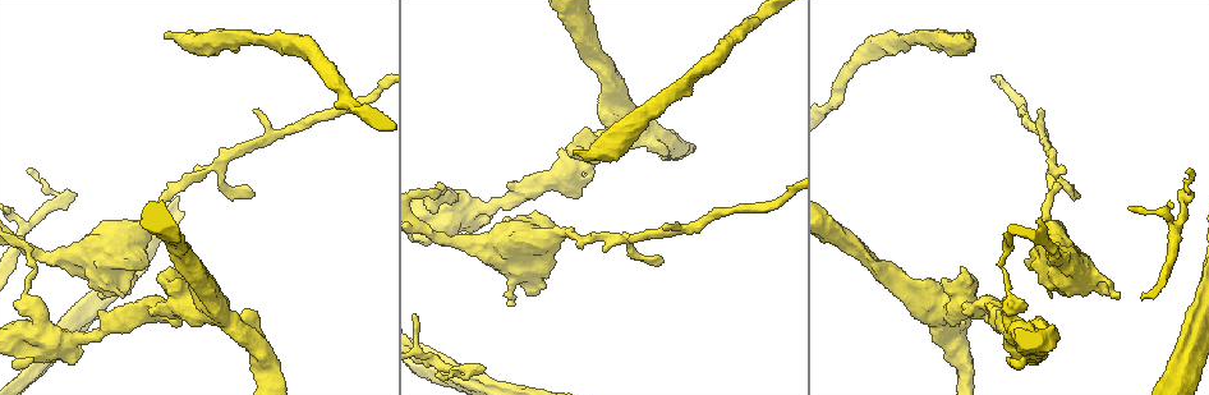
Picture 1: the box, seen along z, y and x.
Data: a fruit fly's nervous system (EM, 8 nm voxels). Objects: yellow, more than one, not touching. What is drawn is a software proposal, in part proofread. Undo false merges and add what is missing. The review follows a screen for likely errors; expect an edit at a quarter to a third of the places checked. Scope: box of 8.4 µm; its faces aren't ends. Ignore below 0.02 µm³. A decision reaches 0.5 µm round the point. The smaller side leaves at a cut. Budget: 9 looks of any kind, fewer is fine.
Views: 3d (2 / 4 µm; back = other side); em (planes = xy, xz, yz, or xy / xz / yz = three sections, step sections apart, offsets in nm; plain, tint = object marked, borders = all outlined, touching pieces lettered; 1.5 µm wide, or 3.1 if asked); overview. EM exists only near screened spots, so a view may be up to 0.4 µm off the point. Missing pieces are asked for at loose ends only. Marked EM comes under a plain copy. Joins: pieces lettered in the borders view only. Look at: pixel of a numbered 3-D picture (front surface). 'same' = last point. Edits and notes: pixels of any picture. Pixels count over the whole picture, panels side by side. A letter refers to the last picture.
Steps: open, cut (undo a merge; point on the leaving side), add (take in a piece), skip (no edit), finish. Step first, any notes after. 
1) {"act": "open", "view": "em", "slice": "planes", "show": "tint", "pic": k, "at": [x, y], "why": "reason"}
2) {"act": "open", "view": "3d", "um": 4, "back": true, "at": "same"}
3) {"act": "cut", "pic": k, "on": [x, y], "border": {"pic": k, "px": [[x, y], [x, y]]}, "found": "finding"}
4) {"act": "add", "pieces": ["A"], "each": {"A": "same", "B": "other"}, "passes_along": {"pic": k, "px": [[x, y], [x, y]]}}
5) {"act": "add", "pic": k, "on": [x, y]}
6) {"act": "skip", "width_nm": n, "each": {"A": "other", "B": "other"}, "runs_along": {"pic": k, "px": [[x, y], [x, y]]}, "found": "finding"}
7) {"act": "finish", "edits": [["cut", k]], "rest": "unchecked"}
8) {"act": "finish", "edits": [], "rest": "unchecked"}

{"act": "open", "view": "em", "slice": "yz", "step": 4, "show": "tint", "pic": 1, "at": [966, 35], "why": "branch stops here"}

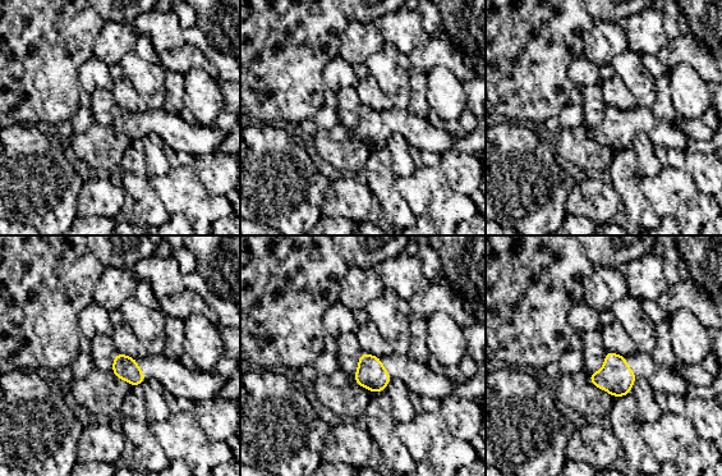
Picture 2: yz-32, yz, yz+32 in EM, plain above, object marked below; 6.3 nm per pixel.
{"act": "open", "view": "em", "slice": "planes", "show": "tint", "at": "same", "why": "cut it another way"}

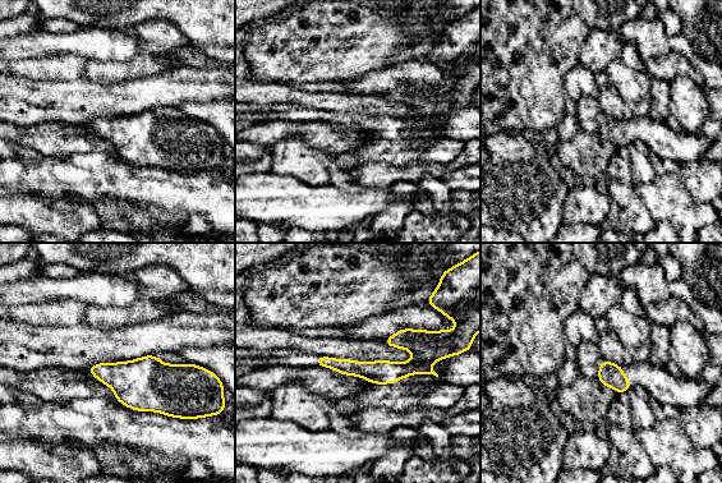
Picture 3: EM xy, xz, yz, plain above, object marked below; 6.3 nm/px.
{"act": "open", "view": "em", "slice": "planes", "show": "borders", "at": "same"}

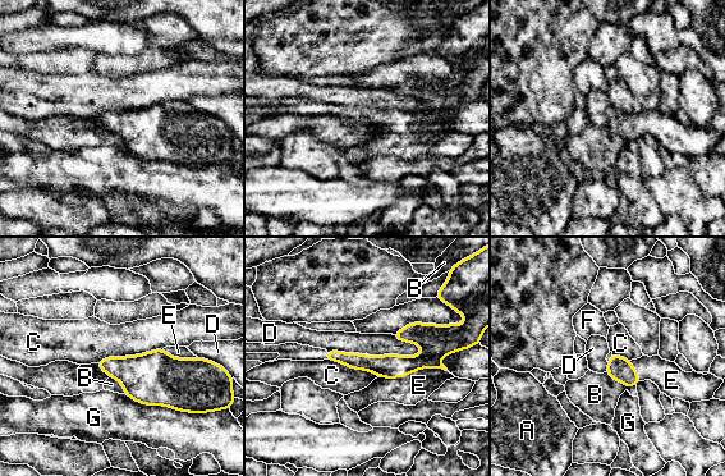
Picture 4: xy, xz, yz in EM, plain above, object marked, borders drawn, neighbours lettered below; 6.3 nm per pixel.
{"act": "add", "pieces": ["E"], "each": {"A": "other", "B": "other", "C": "other", "D": "other", "E": "same", "F": "other", "G": "other"}, "passes_along": {"pic": 4, "px": [[436, 341], [412, 371], [418, 385]]}, "found": "it goes on there"}

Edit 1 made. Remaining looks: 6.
{"act": "open", "view": "em", "slice": "xz", "step": 8, "show": "borders", "pic": 1, "at": [1104, 289], "why": "stops while still wide"}

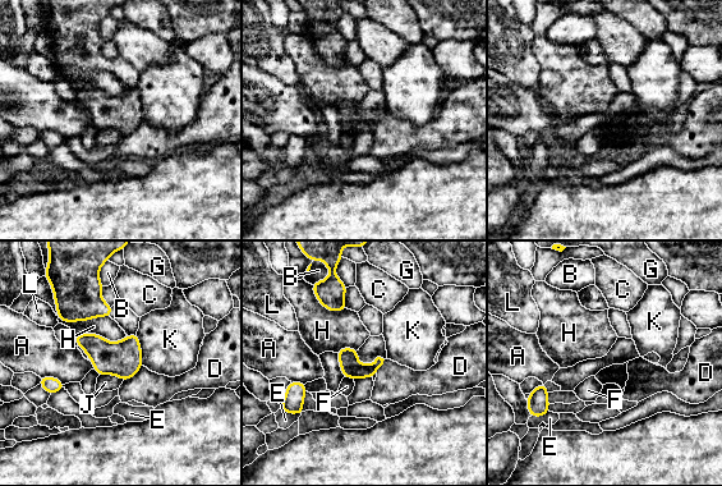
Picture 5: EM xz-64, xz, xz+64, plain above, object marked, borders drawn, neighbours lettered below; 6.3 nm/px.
{"act": "open", "view": "em", "slice": "planes", "show": "borders", "at": "same"}

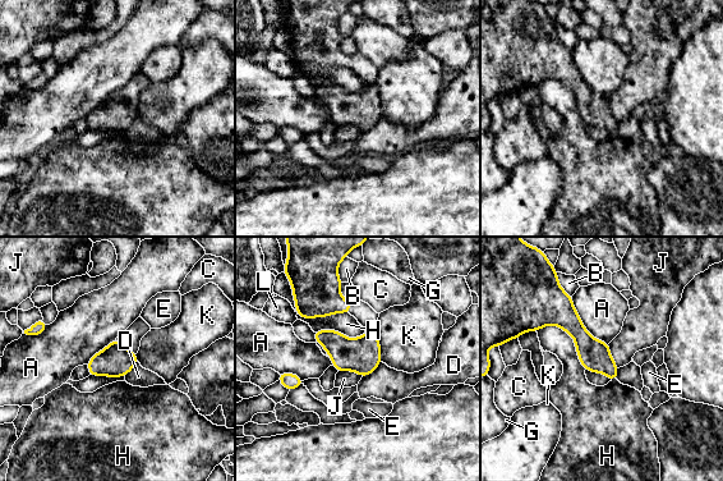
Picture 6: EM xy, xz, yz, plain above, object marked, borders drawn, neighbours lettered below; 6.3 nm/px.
{"act": "skip", "longest_contact_nm": ["H", 400], "each": {"A": "other", "B": "other", "C": "other", "D": "other", "E": "other", "G": "other", "H": "other", "J": "other", "K": "other", "L": "other"}, "border": {"pic": 6, "px": [[608, 343], [611, 357], [618, 367]]}, "found": "no lettered piece goes on from it"}

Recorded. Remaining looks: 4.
{"act": "open", "view": "em", "slice": "xy", "step": 4, "show": "tint", "pic": 1, "at": [485, 367], "why": "free end"}

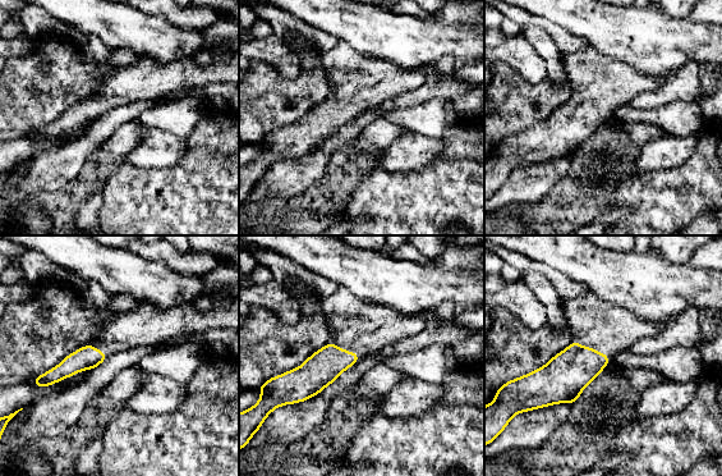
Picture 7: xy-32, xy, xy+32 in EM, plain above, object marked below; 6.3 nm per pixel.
{"act": "open", "view": "em", "slice": "planes", "show": "borders", "at": "same", "why": "cut it another way"}

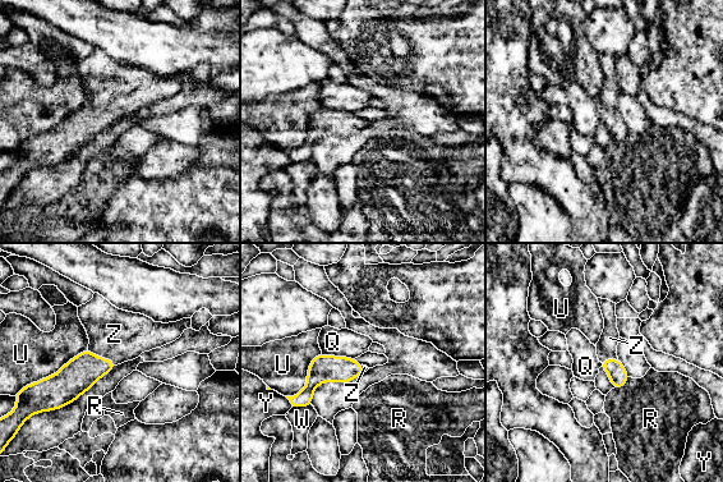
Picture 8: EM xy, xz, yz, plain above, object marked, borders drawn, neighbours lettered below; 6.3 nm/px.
{"act": "add", "pieces": ["Z"], "each": {"Q": "other", "R": "other", "U": "other", "W": "other", "Y": "other", "Z": "same"}, "passes_along": {"pic": 8, "px": [[81, 373], [102, 359], [114, 334]]}, "found": "the neuron continues"}

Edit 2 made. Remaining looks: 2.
{"act": "open", "view": "3d", "um": 2, "pic": 1, "at": [32, 374], "why": "thick turns thin"}

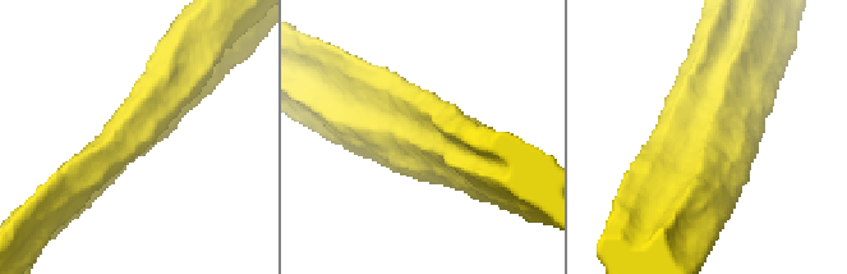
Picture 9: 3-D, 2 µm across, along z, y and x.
{"act": "open", "view": "em", "slice": "planes", "show": "borders", "pic": 9, "at": [421, 117]}

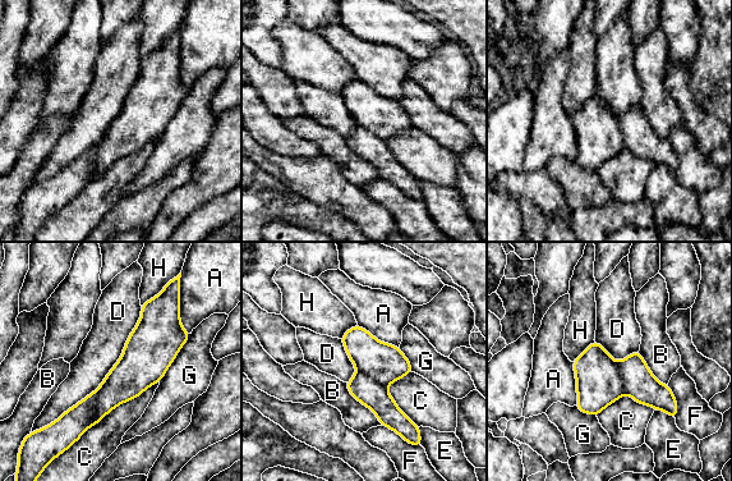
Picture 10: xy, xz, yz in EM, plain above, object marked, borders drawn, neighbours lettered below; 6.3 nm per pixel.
{"act": "cut", "pic": 10, "on": [68, 429], "longest_contact_nm": ["D", 900], "each": {"A": "other", "B": "other", "C": "other", "D": "other", "E": "other", "F": "other", "G": "other", "H": "other"}, "border": {"pic": 10, "px": [[93, 393], [95, 412], [91, 425]]}, "found": "two neurons meet here"}

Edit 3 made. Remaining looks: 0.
{"act": "finish", "edits": [["add", 4], ["add", 8], ["cut", 10]], "rest": "unchecked"}

